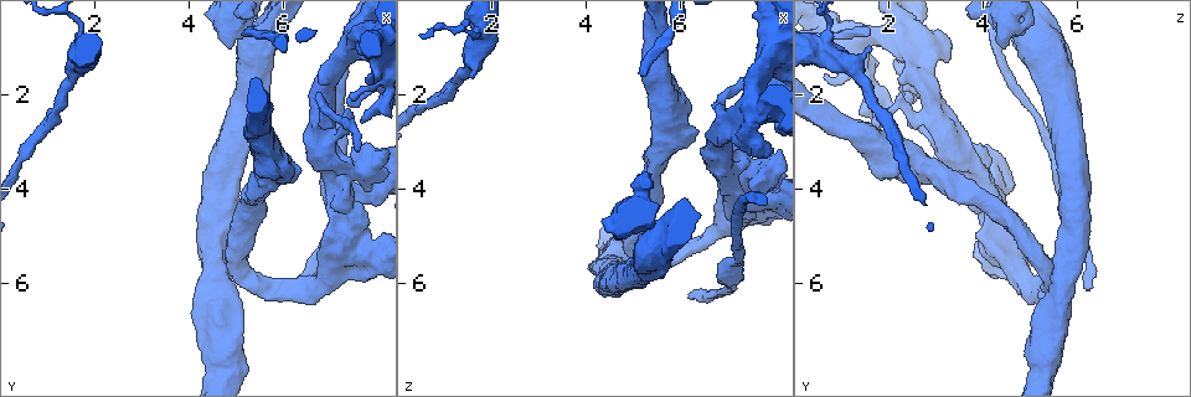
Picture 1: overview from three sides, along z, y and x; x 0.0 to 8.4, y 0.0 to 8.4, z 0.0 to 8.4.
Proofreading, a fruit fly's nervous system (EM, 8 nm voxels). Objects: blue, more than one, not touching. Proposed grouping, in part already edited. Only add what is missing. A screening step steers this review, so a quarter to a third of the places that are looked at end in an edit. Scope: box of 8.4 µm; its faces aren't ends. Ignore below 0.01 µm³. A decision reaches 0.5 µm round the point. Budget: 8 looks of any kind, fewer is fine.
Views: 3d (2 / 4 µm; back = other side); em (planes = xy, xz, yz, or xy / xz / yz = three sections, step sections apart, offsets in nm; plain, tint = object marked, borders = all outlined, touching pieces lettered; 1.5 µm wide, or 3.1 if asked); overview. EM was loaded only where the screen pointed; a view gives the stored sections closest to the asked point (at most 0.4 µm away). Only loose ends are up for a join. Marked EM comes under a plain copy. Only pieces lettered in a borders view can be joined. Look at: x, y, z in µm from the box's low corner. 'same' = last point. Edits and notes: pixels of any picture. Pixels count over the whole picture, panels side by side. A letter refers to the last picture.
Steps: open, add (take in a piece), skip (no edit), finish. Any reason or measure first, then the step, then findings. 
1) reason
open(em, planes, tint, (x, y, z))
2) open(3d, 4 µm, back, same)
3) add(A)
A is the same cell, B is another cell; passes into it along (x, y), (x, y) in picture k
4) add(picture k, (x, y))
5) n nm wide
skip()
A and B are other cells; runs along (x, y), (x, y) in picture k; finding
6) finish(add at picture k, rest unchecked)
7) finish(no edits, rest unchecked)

an open end
open(3d, 2 µm, (6.15, 6.15, 6.20))

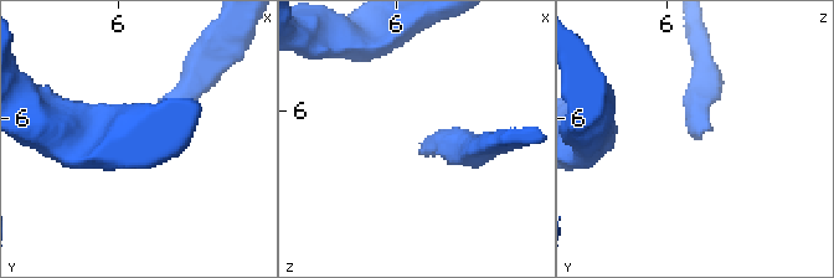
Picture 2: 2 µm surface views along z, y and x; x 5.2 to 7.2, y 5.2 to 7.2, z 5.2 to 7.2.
open(em, xz, step 8, borders, (6.24, 6.14, 6.26))

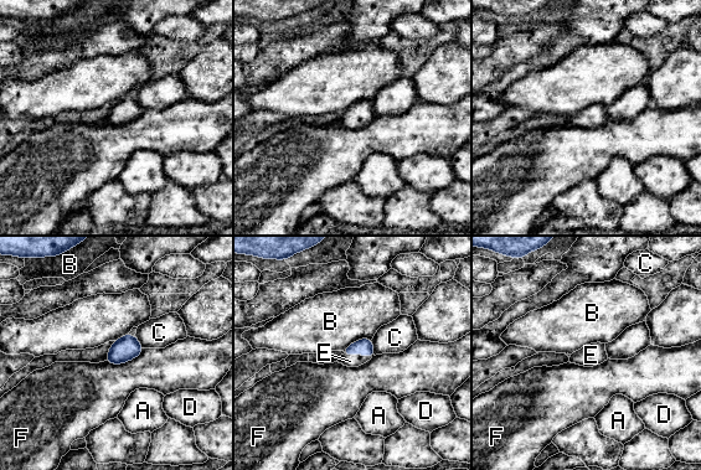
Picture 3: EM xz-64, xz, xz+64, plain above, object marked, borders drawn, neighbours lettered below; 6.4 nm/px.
another direction
open(em, planes, borders, same)

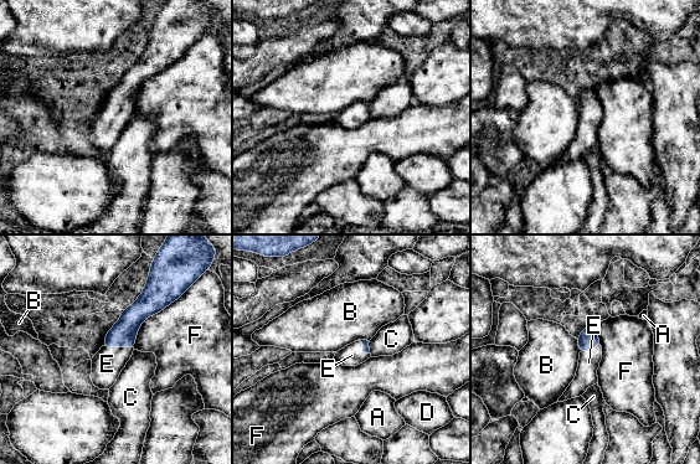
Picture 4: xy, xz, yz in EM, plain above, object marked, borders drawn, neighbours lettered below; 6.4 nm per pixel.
F touches over 440 nm
add(E)
E is the same cell, A, B, C, D and F are other cells; the neuron continues

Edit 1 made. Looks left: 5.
open(em, xz, step 8, tint, (5.25, 0.60, 1.55))

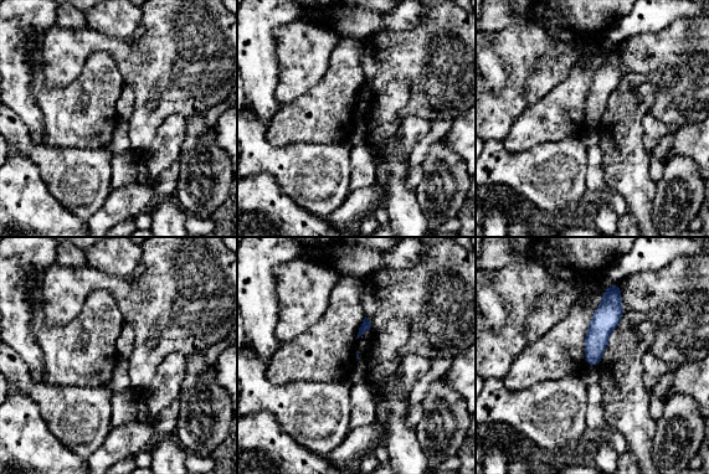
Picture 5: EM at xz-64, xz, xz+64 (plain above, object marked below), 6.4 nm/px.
open(em, planes, borders, same)

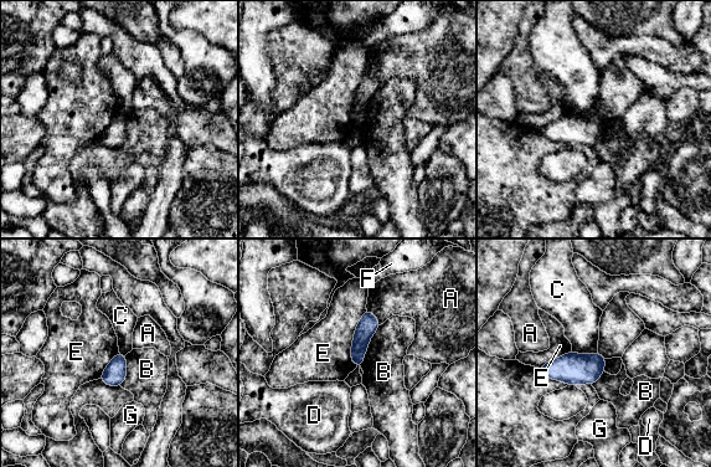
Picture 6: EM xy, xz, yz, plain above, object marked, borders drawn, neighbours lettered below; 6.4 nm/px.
110 nm wide
skip()
A, B, C, D, E, F and G are other cells; no lettered piece goes on from it

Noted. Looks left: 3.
open(3d, 2 µm, back, (1.50, 1.05, 1.65))

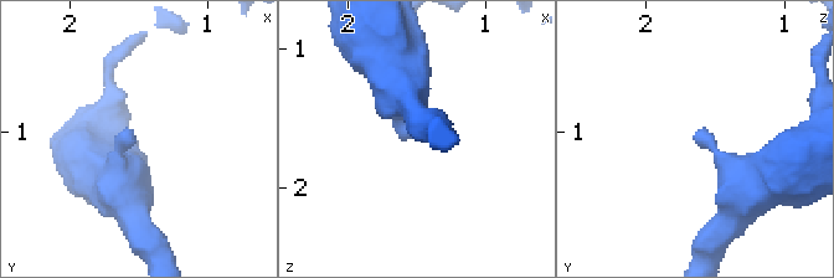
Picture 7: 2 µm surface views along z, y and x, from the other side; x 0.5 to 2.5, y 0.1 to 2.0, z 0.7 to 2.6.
shape alone is not enough
open(em, planes, borders, (1.56, 1.04, 1.66))

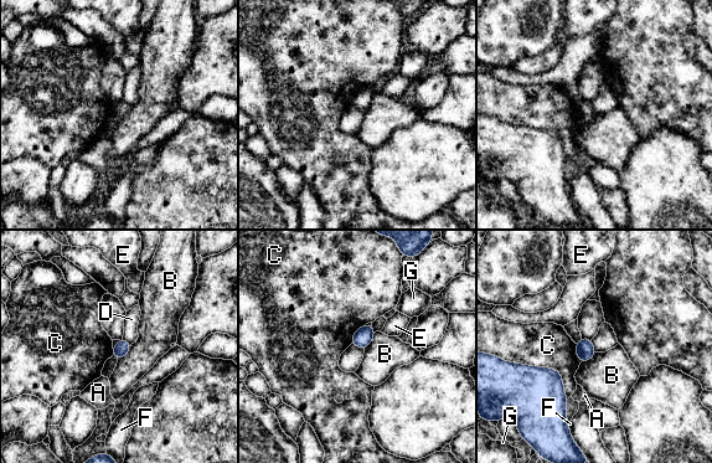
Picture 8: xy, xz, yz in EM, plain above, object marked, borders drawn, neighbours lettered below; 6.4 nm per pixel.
C touches over 440 nm
skip()
A, B, C, D, E, F and G are other cells; border along (132, 345), (118, 359) in picture 8; no lettered piece goes on from it

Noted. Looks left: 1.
finish(add at picture 4, rest unchecked)

